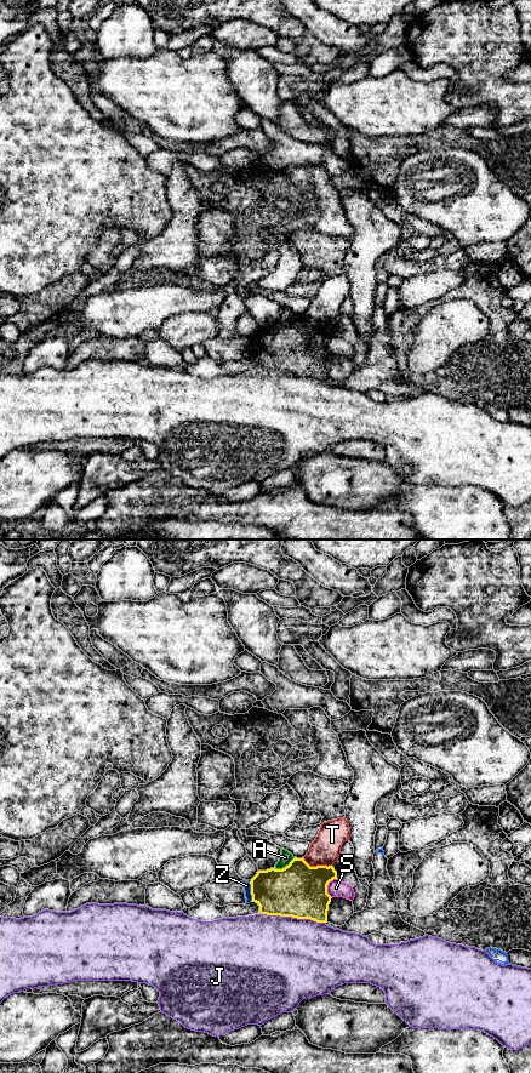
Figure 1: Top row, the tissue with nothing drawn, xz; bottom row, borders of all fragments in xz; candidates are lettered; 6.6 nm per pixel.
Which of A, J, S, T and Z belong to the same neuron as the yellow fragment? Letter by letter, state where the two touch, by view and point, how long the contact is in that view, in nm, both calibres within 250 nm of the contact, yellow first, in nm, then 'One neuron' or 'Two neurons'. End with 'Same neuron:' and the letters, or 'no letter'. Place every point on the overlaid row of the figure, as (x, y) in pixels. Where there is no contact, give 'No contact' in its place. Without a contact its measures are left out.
A: Touches yellow at xz (285, 867). Shared border 160 nm. Thickness 360 nm (yellow) against 80 nm. Two neurons
J: Touches yellow at xz (292, 917). Shared border 440 nm. Thickness 360 nm (yellow) against 500 nm. Two neurons
S: Touches yellow at xz (326, 886). Shared border 140 nm. Thickness 360 nm (yellow) against 120 nm. Two neurons
T: Touches yellow at xz (317, 866). Shared border 200 nm. Thickness 360 nm (yellow) against 200 nm. Two neurons
Z: Touches yellow at xz (251, 892). Shared border 130 nm. Thickness 320 nm (yellow) against 60 nm. Two neurons
Same neuron: no letter

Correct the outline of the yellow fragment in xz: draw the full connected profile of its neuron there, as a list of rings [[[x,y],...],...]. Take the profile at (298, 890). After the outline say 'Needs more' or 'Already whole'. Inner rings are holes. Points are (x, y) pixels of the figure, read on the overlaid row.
[[[295,857],[282,869],[258,871],[251,879],[252,901],[267,915],[310,919],[327,923],[331,896],[327,885],[337,879],[332,866],[310,867],[304,858]]]. Already whole

